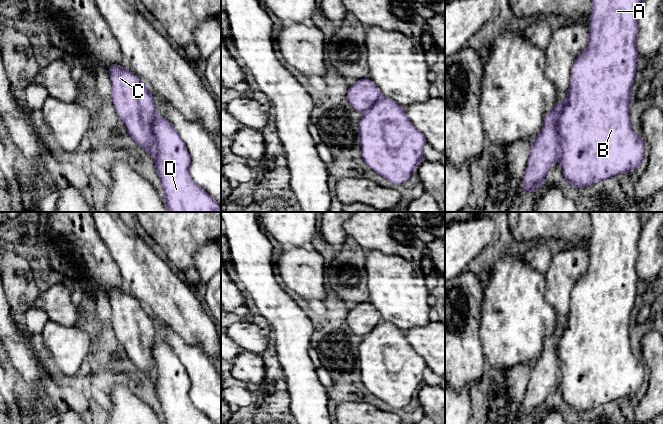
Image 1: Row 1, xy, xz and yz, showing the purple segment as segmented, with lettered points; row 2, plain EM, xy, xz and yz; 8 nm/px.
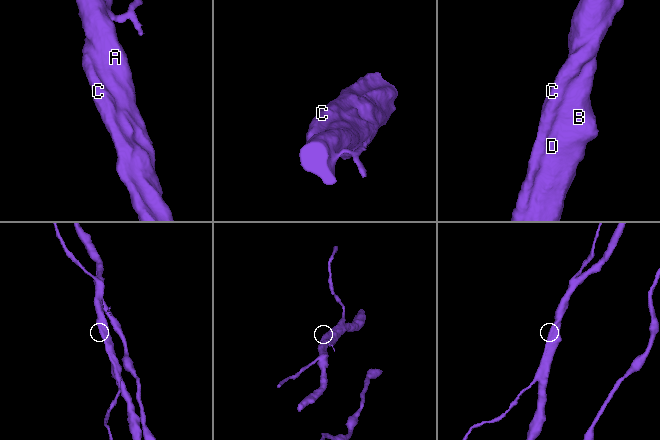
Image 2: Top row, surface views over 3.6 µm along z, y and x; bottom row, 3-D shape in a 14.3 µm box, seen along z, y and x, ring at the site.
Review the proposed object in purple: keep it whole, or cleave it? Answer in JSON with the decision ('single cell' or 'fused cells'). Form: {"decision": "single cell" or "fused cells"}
{"decision": "fused cells"}

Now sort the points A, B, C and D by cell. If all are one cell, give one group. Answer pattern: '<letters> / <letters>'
A B D / C

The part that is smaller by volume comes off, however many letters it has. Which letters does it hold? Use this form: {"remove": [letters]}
{"remove": ["C"]}

